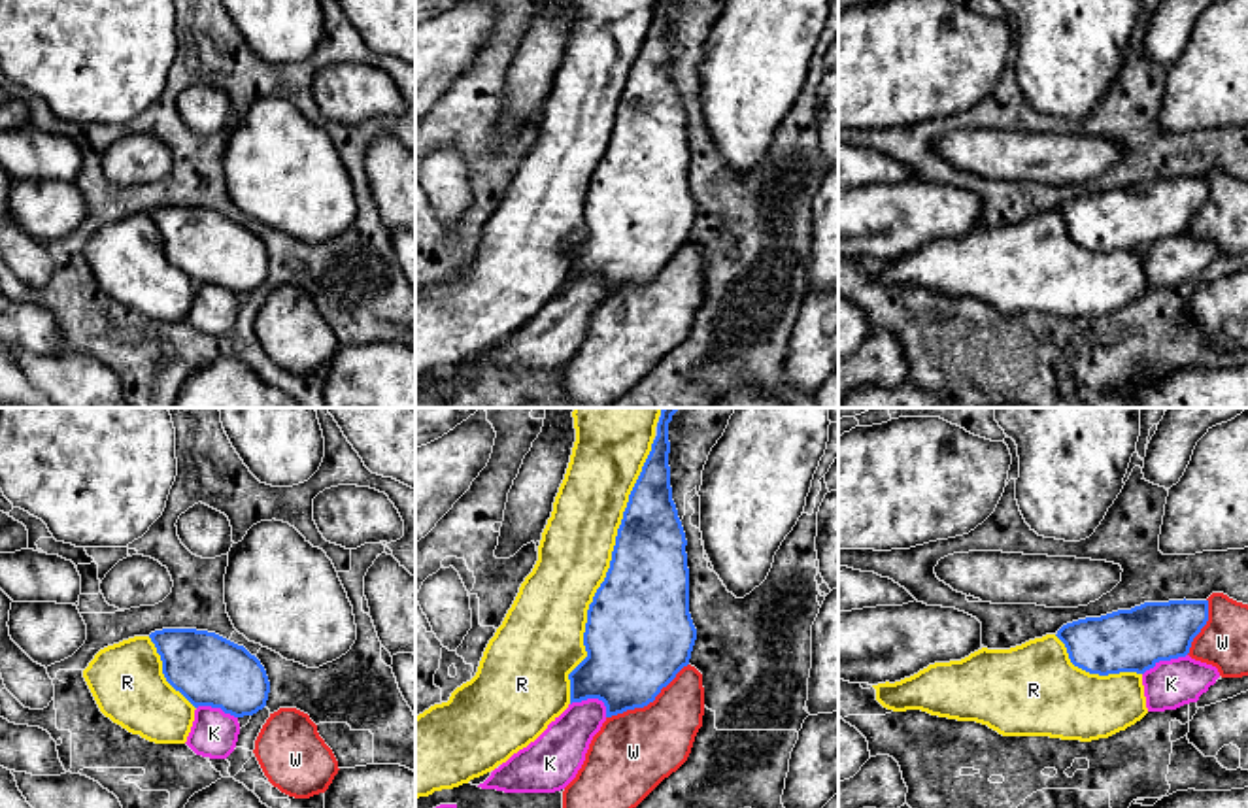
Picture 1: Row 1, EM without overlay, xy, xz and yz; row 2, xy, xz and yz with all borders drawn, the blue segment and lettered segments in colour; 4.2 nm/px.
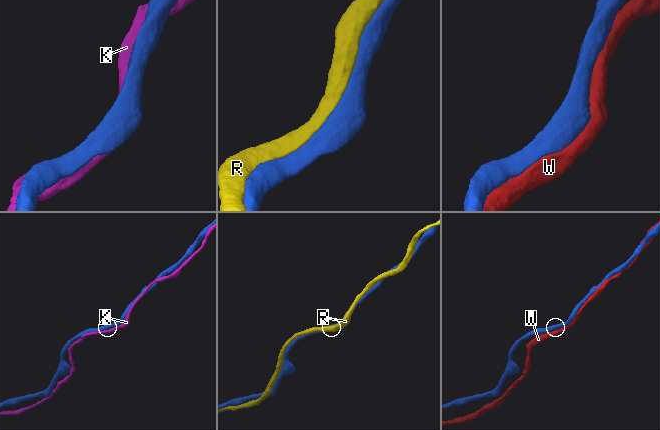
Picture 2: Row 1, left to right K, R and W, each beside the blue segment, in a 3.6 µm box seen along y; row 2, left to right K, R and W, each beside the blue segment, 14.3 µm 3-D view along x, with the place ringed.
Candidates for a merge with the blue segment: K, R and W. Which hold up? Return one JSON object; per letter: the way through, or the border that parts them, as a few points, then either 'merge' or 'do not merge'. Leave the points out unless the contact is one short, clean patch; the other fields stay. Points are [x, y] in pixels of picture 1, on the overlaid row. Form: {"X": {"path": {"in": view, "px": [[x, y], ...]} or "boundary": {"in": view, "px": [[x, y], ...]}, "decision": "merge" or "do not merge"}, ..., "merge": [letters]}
{"K": {"decision": "do not merge"}, "R": {"decision": "do not merge"}, "W": {"decision": "do not merge"}, "merge": []}

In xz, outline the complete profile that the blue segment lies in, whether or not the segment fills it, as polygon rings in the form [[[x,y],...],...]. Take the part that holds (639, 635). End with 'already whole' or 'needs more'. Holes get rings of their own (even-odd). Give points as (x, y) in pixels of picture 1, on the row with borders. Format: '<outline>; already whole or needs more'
[[[663,408],[657,436],[629,495],[610,568],[587,610],[587,657],[568,674],[570,704],[599,699],[606,717],[644,708],[689,665],[697,629],[689,614],[685,532],[672,500],[668,423],[678,408]]]; already whole

